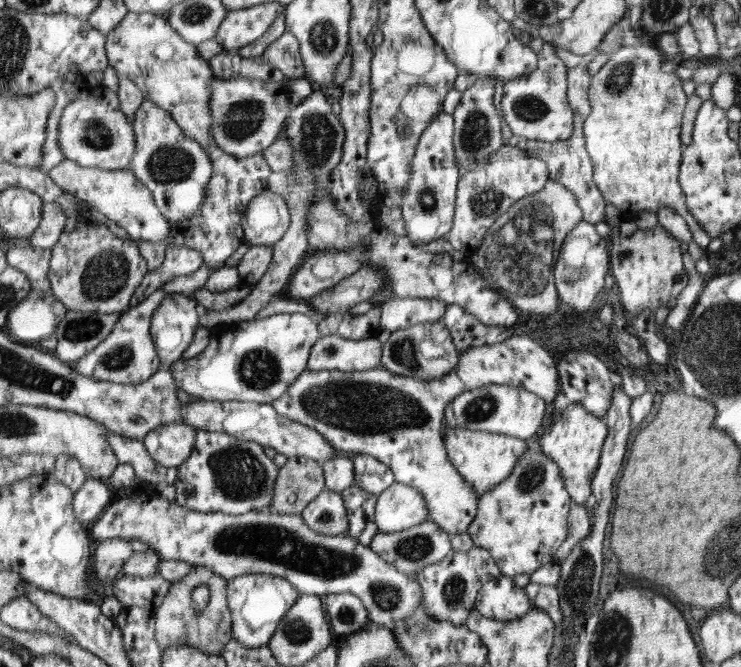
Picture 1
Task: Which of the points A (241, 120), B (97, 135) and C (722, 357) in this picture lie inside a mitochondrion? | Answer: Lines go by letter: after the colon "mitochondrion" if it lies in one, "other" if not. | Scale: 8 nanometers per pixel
A: mitochondrion
B: mitochondrion
C: mitochondrion

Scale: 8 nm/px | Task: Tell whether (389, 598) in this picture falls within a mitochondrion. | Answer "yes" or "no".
yes

